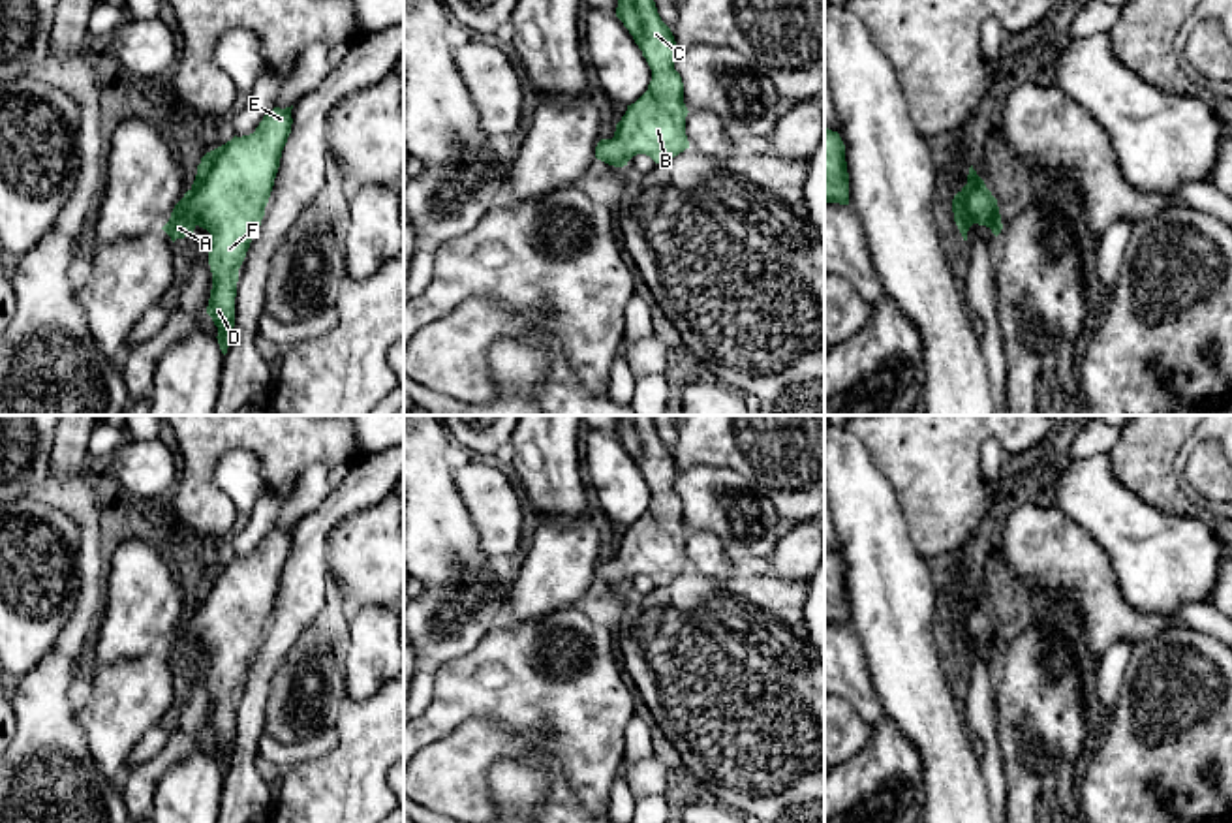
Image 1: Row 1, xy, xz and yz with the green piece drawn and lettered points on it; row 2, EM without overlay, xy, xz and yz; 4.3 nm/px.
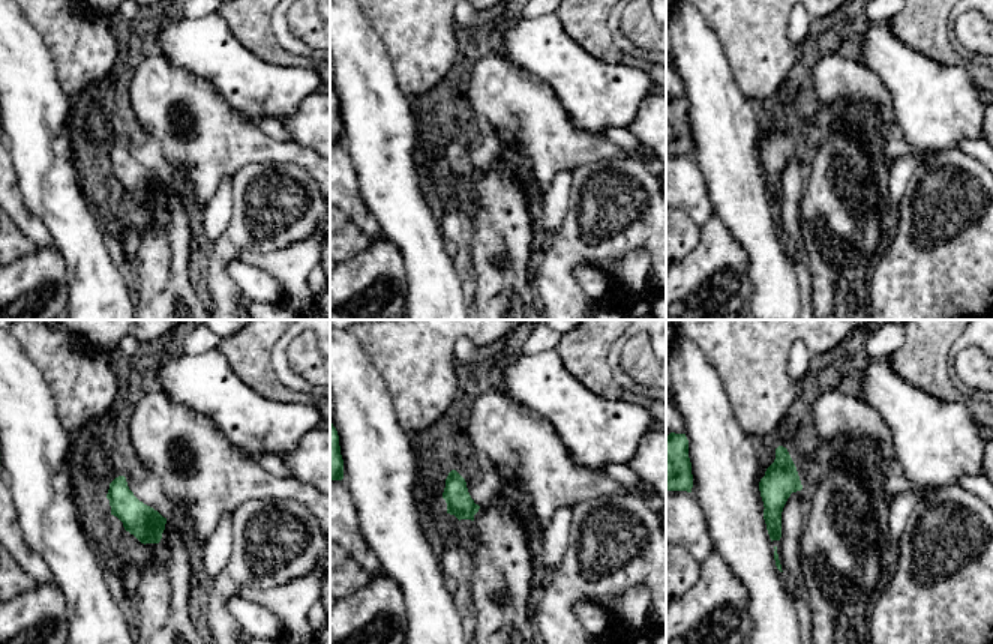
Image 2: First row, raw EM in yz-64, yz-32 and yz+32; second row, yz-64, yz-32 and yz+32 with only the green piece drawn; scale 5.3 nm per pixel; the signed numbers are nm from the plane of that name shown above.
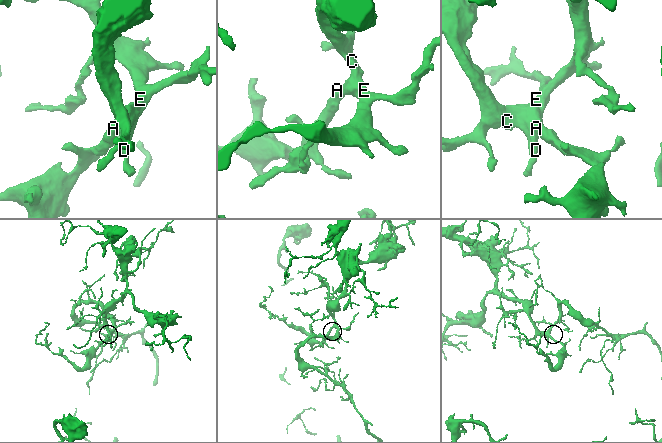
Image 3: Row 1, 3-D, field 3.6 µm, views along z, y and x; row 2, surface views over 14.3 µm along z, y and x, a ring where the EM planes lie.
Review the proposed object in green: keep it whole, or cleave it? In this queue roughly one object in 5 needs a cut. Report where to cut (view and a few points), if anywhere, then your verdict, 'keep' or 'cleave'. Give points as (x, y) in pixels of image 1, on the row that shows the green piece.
no cut | keep

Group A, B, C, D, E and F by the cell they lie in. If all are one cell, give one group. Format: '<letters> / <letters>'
A B C D E F

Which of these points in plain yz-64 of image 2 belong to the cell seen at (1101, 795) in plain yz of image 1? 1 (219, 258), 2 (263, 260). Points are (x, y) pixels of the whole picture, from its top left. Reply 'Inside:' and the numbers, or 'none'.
Inside: 1

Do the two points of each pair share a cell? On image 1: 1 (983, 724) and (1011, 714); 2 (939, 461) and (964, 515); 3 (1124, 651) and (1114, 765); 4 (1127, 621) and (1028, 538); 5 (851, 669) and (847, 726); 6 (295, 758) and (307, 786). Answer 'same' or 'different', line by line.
1: different
2: same
3: different
4: same
5: different
6: different

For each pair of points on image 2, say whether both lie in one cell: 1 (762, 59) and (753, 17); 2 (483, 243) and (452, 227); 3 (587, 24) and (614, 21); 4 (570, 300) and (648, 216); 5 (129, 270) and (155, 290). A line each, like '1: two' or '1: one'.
1: one
2: two
3: two
4: one
5: two

